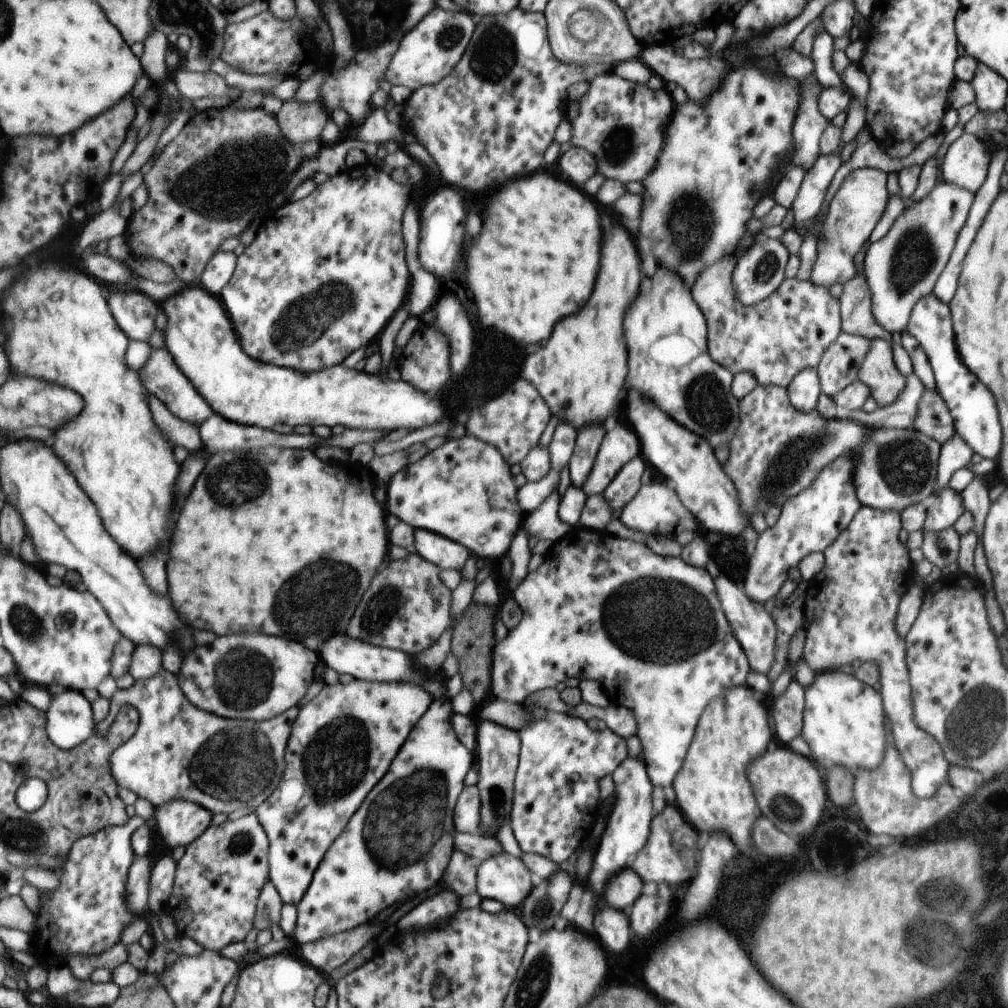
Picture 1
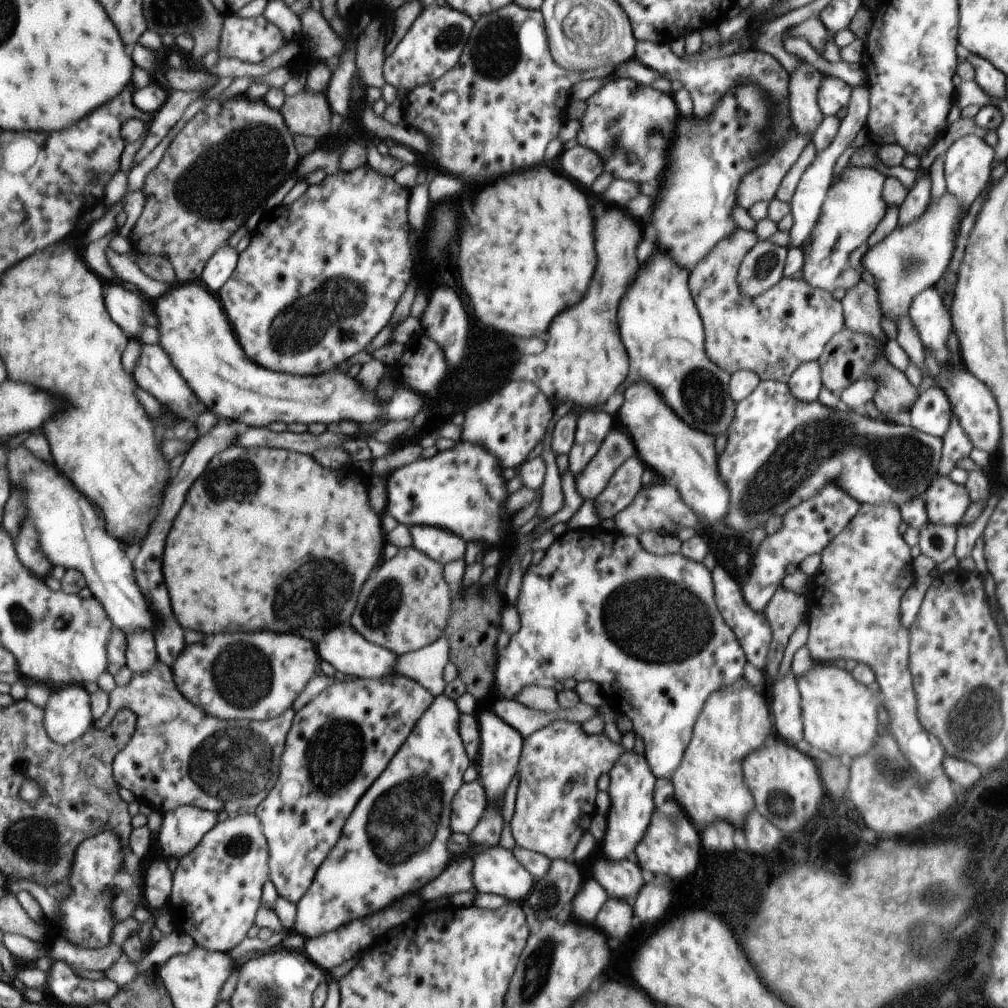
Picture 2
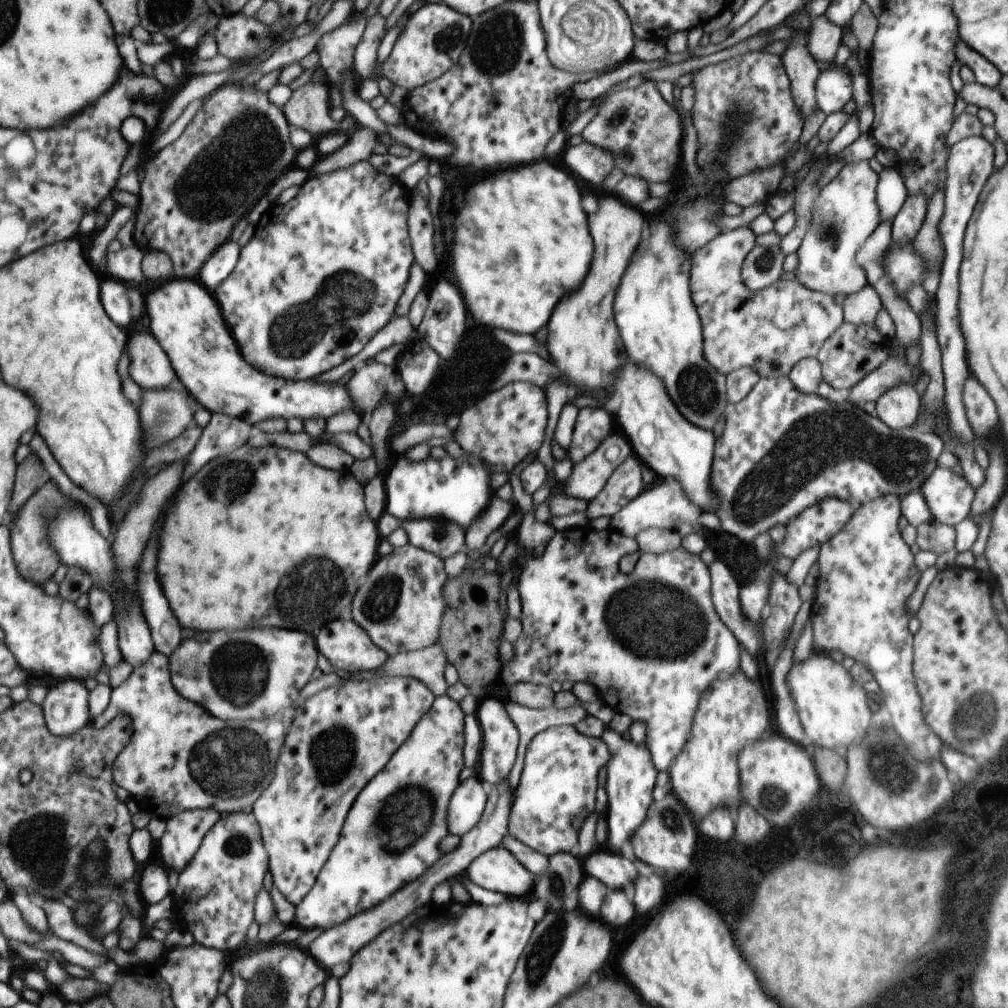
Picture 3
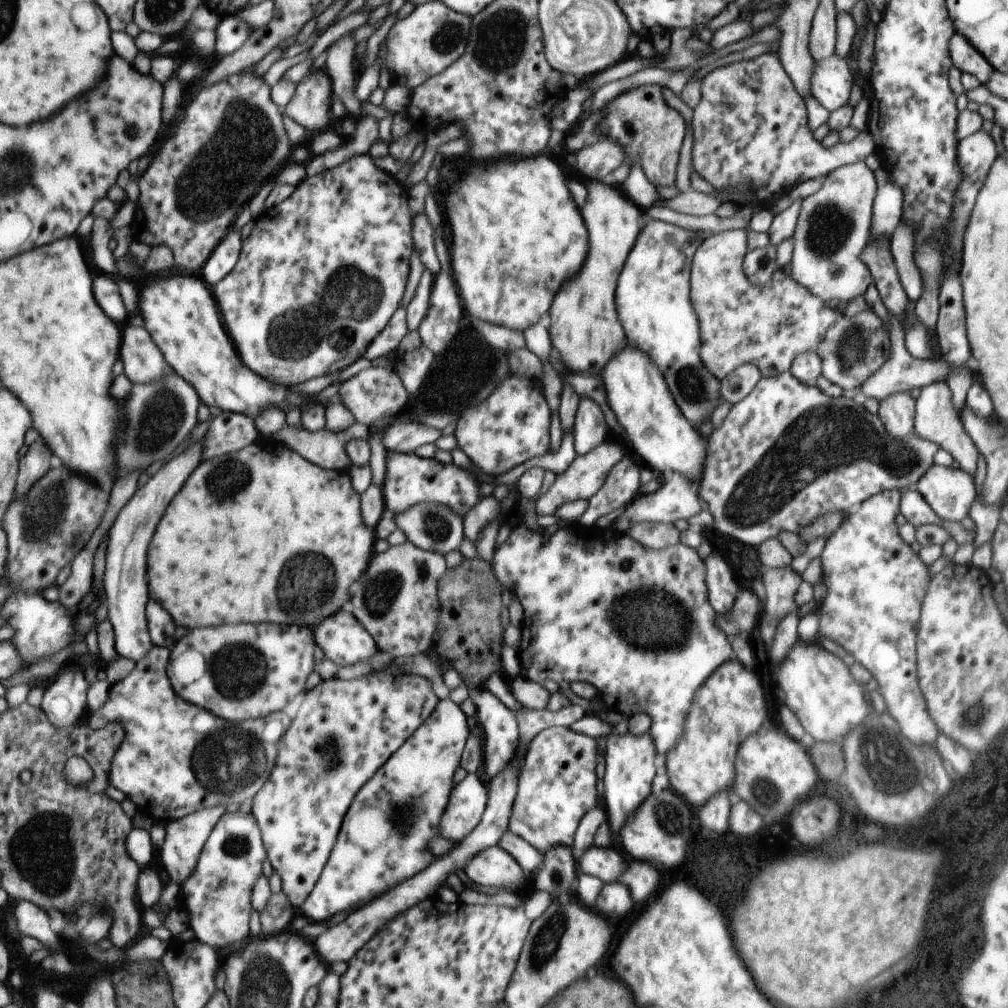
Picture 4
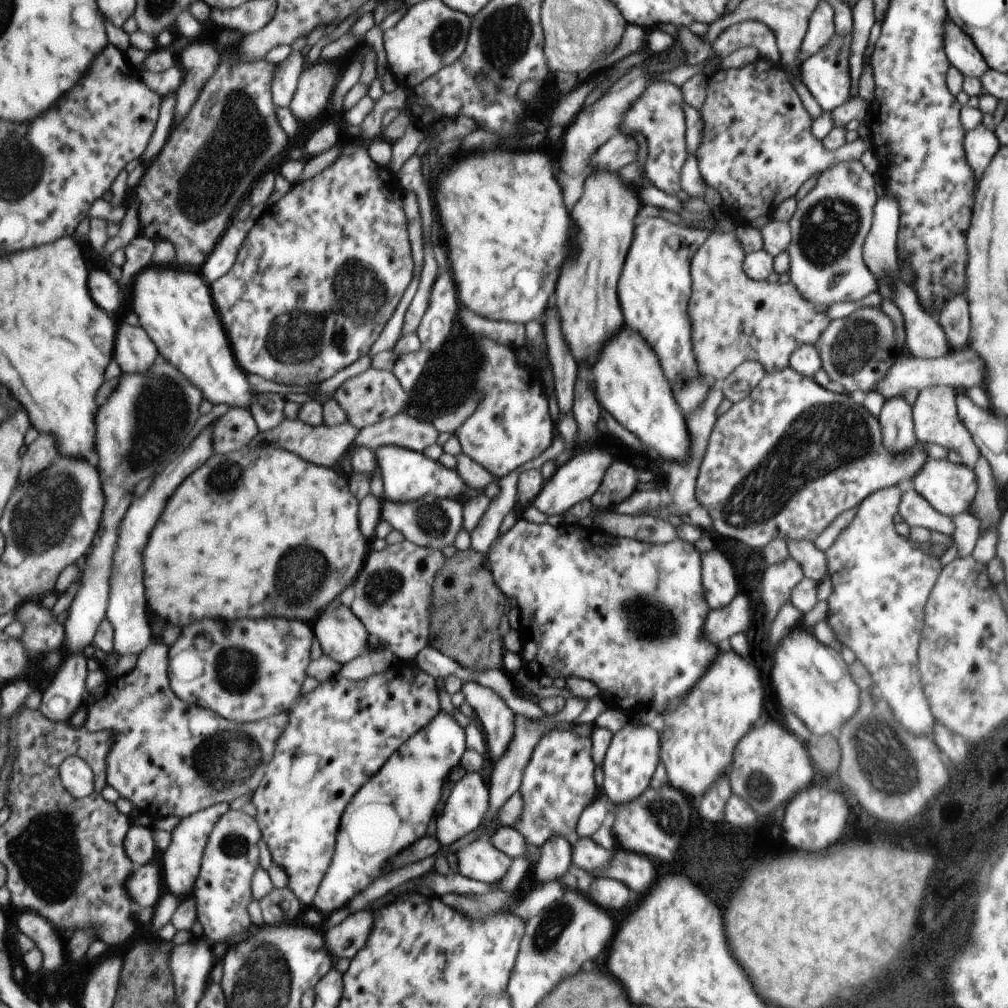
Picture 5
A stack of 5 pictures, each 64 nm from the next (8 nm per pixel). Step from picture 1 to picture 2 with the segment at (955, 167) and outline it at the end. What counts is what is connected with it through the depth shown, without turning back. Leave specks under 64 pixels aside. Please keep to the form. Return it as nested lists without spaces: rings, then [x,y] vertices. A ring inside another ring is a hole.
[[[964,136],[956,140],[946,151],[943,157],[944,178],[948,192],[954,193],[962,203],[962,220],[964,214],[968,214],[972,202],[978,200],[982,190],[991,179],[992,162],[994,162],[994,148],[988,145],[983,138],[979,136]]]

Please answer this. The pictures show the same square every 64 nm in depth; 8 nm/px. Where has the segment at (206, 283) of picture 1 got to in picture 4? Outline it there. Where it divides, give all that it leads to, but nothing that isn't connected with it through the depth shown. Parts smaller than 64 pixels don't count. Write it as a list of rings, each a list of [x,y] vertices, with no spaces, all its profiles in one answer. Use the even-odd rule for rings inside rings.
[[[232,229],[225,240],[222,240],[217,250],[214,251],[209,262],[202,268],[201,273],[208,283],[214,284],[214,286],[220,284],[222,279],[226,278],[236,268],[245,242],[241,232],[242,230]]]

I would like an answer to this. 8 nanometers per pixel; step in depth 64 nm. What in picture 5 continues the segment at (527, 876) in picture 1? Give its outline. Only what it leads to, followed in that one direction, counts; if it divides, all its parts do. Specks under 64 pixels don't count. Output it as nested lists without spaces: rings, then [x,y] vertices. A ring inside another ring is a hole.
[[[478,839],[456,851],[453,870],[469,879],[496,884],[500,882],[512,864],[512,859],[501,849],[494,848],[489,839]]]

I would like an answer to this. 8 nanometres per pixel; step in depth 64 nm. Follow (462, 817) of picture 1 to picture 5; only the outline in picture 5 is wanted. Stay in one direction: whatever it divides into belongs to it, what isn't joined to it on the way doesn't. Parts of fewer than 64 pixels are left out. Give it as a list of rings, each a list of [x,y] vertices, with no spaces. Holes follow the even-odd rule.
[[[466,772],[452,787],[438,816],[435,836],[440,844],[450,846],[474,832],[482,824],[489,806],[489,787],[479,773]]]

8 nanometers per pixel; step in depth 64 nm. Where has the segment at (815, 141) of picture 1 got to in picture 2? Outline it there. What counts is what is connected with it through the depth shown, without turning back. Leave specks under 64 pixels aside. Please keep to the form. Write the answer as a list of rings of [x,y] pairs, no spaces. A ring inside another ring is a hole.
[[[796,56],[800,65],[789,76],[790,109],[798,134],[808,134],[812,140],[820,122],[825,117],[818,106],[817,96],[820,90],[822,74],[812,64]]]

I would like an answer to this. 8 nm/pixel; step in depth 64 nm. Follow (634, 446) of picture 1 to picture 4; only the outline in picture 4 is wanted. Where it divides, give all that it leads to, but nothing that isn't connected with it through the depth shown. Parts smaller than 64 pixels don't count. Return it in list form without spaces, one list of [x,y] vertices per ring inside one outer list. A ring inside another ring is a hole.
[[[610,440],[602,442],[600,446],[596,446],[594,450],[586,452],[582,456],[576,456],[560,476],[556,475],[555,481],[548,491],[538,496],[538,502],[536,502],[537,514],[544,517],[546,515],[555,515],[556,510],[566,502],[576,502],[576,500],[580,499],[589,500],[591,496],[594,496],[602,488],[610,468],[616,466],[622,460],[622,456],[624,456],[622,446],[616,444],[616,442],[610,442]]]

